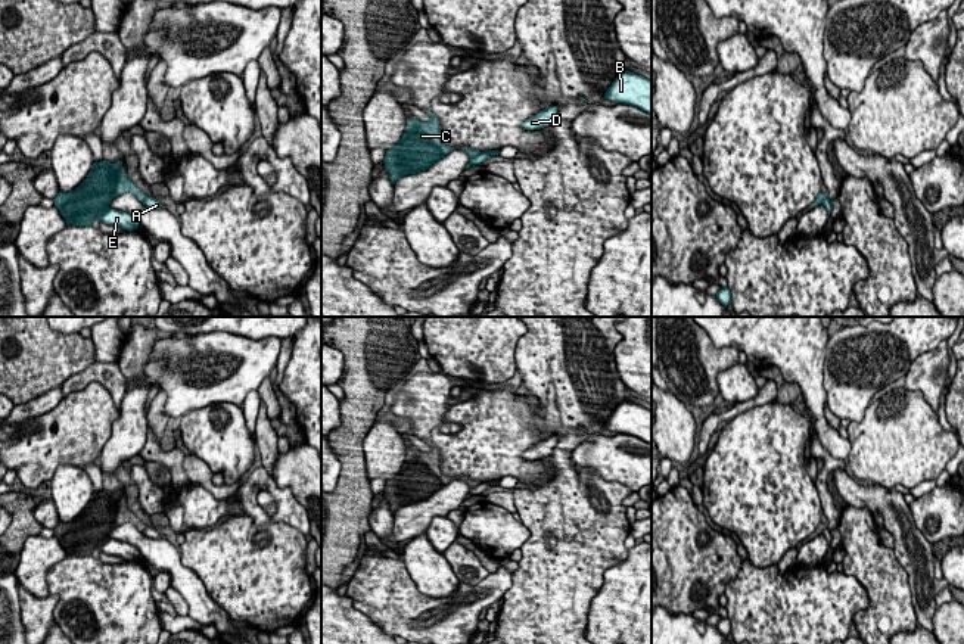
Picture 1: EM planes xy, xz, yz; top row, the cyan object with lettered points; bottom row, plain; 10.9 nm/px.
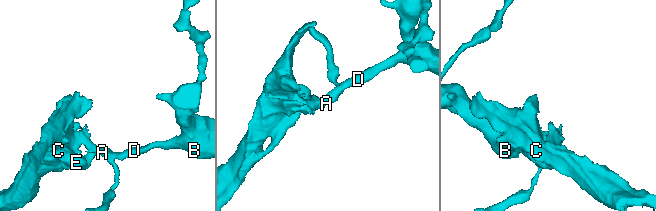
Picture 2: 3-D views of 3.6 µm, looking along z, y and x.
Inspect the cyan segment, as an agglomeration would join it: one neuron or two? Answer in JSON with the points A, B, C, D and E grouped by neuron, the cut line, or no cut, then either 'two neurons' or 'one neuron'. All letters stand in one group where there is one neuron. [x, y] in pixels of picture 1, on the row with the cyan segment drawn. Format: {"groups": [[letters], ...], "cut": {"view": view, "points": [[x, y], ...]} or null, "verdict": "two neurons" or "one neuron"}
{"groups": [["A", "B", "D", "E"], ["C"]], "cut": {"view": "xz", "points": [[481, 152], [469, 165]]}, "verdict": "two neurons"}

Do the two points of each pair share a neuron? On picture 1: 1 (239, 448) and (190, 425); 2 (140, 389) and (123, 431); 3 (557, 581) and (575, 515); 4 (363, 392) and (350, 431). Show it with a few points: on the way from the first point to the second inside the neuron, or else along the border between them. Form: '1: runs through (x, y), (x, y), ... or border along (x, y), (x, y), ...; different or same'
1: runs through (227, 445), (215, 434), (202, 429); same
2: runs through (134, 400), (133, 420); same
3: runs through (562, 565), (566, 554), (580, 541), (577, 531); same
4: runs through (361, 401), (355, 422); same

